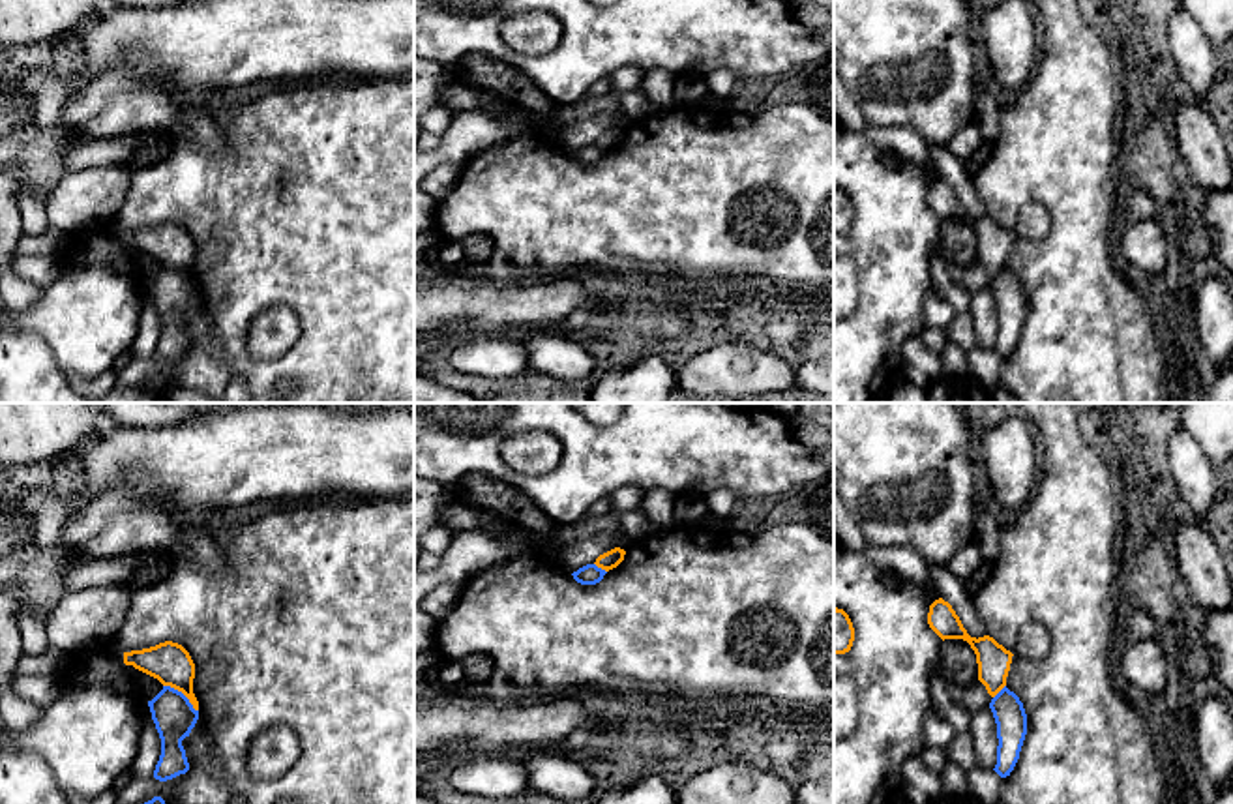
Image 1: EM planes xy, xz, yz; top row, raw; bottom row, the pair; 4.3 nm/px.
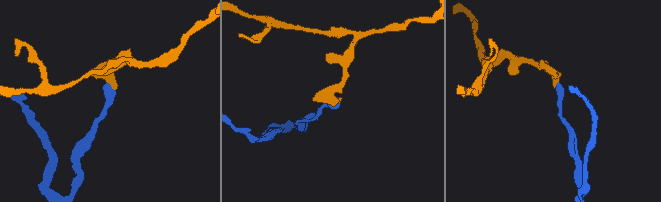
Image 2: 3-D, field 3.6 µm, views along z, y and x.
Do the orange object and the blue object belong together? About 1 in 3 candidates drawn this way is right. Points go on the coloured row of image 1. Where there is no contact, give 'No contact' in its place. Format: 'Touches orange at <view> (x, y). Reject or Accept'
Touches orange at xy (182, 692). Reject

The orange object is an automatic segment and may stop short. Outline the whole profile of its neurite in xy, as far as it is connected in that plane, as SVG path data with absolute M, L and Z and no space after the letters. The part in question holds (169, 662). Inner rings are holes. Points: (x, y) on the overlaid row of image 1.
M165 641L150 648L124 652L124 663L157 678L163 686L182 692L199 710L193 693L195 663L182 645Z

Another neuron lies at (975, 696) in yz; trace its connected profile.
M976 678L969 686L963 688L963 703L961 707L973 716L989 707L991 695L986 686Z

